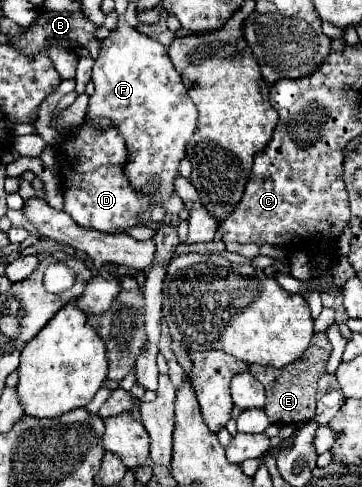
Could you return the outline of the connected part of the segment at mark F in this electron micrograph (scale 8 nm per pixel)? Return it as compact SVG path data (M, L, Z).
M121 16L117 28L111 30L111 34L103 40L103 48L101 48L99 56L95 58L91 80L95 84L95 94L89 100L89 110L87 110L89 124L97 132L117 128L119 136L125 140L127 164L123 166L123 174L135 192L149 198L149 208L139 214L141 224L151 222L151 214L157 206L161 206L167 216L179 216L185 210L185 204L183 204L181 196L175 192L175 178L179 176L181 160L187 156L185 148L187 148L187 142L191 140L191 134L197 124L197 108L191 102L191 98L187 96L183 78L171 64L171 58L169 58L165 46L159 44L157 40L137 32Z

